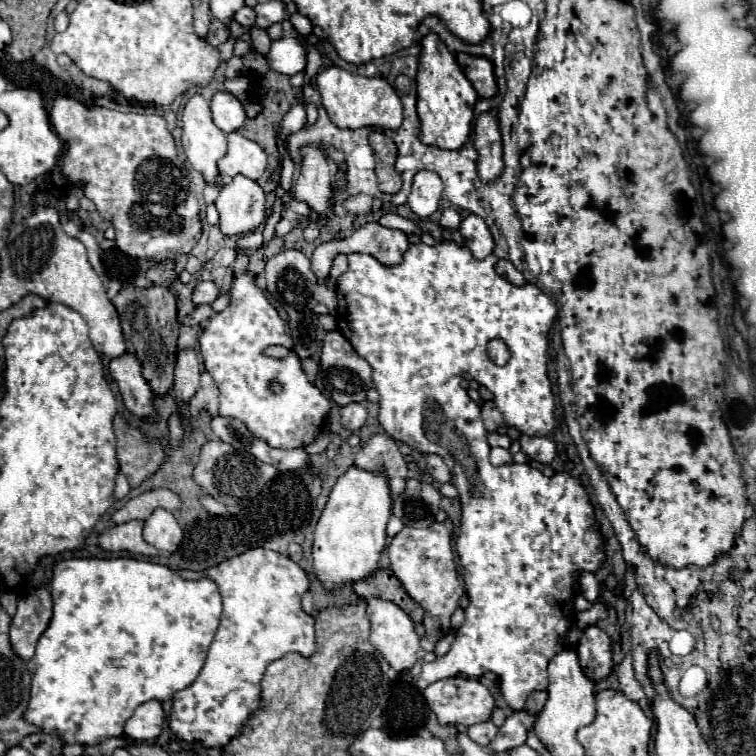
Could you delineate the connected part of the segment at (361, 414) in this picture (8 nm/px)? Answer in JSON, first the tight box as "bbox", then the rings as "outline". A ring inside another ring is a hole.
{"bbox":[341,402,367,432],"outline":[[[353,402],[341,408],[341,424],[351,432],[359,430],[365,424],[365,418],[367,418],[367,408],[359,402]]]}

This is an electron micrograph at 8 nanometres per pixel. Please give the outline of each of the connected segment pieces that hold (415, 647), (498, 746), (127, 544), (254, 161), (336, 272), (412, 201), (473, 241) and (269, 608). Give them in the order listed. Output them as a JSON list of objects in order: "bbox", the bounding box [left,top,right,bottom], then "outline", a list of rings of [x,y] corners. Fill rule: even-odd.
[{"bbox":[367,598,421,670],"outline":[[[369,598],[367,600],[367,616],[371,620],[371,644],[387,658],[387,662],[397,670],[409,670],[417,658],[419,658],[419,652],[421,652],[421,646],[419,646],[419,636],[415,632],[415,626],[413,626],[413,620],[397,606],[397,604],[391,604],[389,600],[379,600],[379,598]]]},{"bbox":[489,710,537,752],"outline":[[[519,710],[507,716],[505,724],[499,728],[495,740],[489,744],[489,748],[493,752],[505,752],[505,750],[513,750],[517,746],[523,746],[527,740],[529,730],[535,726],[537,714],[527,712],[527,710]]]},{"bbox":[99,520,157,556],"outline":[[[133,520],[121,526],[113,526],[107,532],[99,534],[99,546],[105,550],[127,550],[132,554],[143,554],[143,556],[157,556],[157,548],[151,548],[143,540],[143,522]]]},{"bbox":[219,132,267,180],"outline":[[[239,132],[227,134],[227,144],[227,154],[223,156],[223,160],[219,160],[219,172],[223,176],[233,178],[237,174],[243,174],[251,180],[257,180],[265,172],[267,154],[259,144],[247,140]]]},{"bbox":[325,254,347,290],"outline":[[[339,254],[339,256],[333,260],[333,268],[331,268],[329,278],[327,278],[327,282],[325,282],[327,288],[335,290],[335,284],[337,284],[339,276],[341,276],[345,270],[347,270],[347,256],[345,256],[345,254]]]},{"bbox":[407,170,443,220],"outline":[[[421,170],[413,178],[413,190],[407,204],[421,220],[425,220],[431,214],[435,214],[441,200],[441,192],[443,192],[443,182],[439,180],[439,176],[435,172]]]},{"bbox":[459,214,493,260],"outline":[[[469,214],[461,226],[459,226],[459,232],[463,234],[465,238],[465,246],[473,252],[475,258],[483,260],[485,256],[489,256],[493,252],[493,236],[487,228],[487,224],[483,222],[483,218],[475,216],[475,214]]]},{"bbox":[169,548,315,746],"outline":[[[251,548],[205,572],[179,570],[179,574],[187,580],[203,576],[215,580],[223,596],[223,616],[197,680],[173,696],[169,726],[187,742],[225,746],[257,708],[267,664],[287,652],[313,654],[315,620],[301,610],[301,594],[307,592],[309,578],[289,556],[265,548]]]}]

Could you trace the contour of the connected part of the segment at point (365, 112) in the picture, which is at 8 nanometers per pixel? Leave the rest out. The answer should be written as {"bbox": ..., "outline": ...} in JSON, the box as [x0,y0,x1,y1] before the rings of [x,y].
{"bbox":[317,66,403,130],"outline":[[[329,66],[317,74],[317,90],[321,94],[323,106],[331,118],[331,122],[339,128],[357,130],[357,128],[369,126],[369,128],[397,130],[403,122],[401,100],[395,94],[393,86],[381,76],[367,78],[367,76],[351,74],[337,66]]]}

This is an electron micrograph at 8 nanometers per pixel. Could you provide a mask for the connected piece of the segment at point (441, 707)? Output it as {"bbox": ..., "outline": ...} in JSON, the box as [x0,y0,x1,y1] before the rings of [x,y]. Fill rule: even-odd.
{"bbox":[423,676,495,728],"outline":[[[463,676],[439,680],[427,686],[423,696],[441,724],[457,724],[469,728],[473,724],[491,720],[495,710],[495,696],[479,680],[469,680]],[[447,682],[457,688],[457,696],[449,698],[443,694],[443,686]]]}

